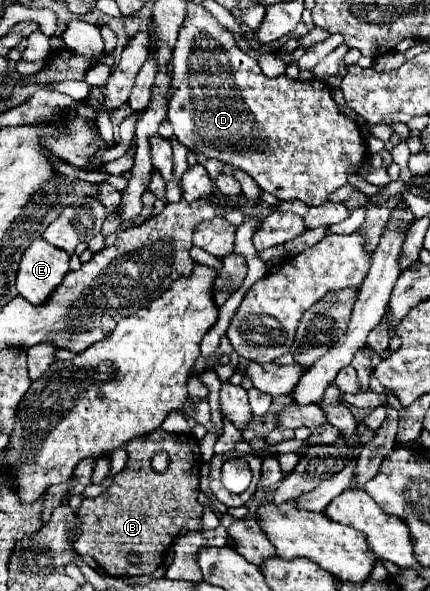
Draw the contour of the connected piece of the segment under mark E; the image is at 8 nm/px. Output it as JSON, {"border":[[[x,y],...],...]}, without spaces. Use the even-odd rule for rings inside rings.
{"border":[[[39,237],[29,245],[29,249],[25,251],[25,255],[19,263],[17,291],[31,305],[45,305],[47,299],[53,295],[53,291],[63,283],[67,273],[69,273],[69,255],[65,251],[59,251],[59,249],[51,247],[45,239]]]}

